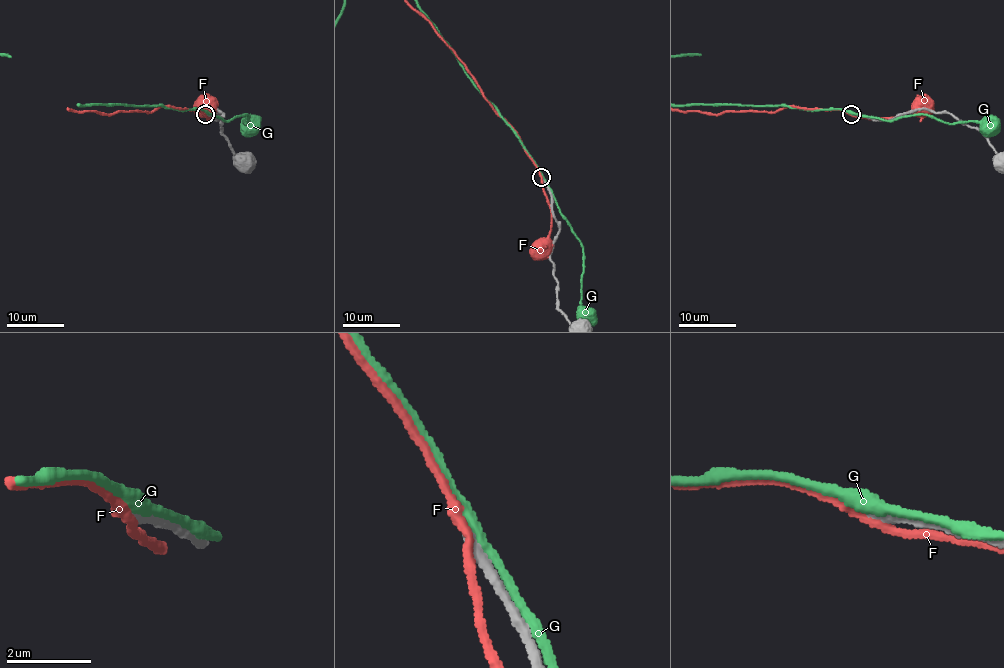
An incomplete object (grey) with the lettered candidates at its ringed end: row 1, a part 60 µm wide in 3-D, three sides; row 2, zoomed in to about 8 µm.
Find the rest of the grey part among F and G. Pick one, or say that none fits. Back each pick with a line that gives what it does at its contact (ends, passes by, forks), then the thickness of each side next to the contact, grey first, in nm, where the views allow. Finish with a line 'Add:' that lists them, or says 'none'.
Add: none

